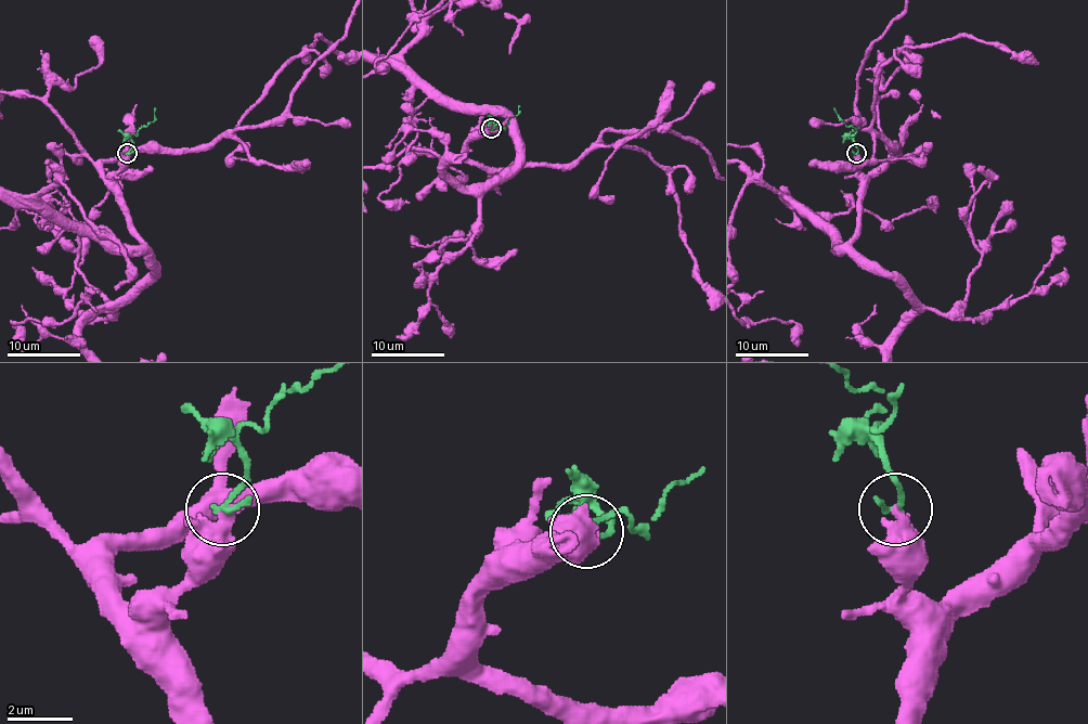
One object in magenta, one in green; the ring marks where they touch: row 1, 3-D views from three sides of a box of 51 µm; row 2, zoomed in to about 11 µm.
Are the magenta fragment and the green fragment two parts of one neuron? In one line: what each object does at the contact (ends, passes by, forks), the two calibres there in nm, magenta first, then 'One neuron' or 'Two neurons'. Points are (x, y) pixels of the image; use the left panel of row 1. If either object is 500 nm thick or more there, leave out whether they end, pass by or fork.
At the ring magenta passes by. At the ring green ends. Thickness 320 nm (magenta) against 240 nm. Two neurons

